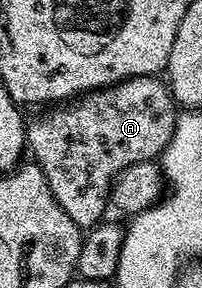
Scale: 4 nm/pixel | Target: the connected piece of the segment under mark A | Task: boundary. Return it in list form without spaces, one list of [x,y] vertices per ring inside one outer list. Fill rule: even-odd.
[[[161,77],[126,78],[115,86],[92,90],[65,104],[43,109],[39,118],[29,119],[26,144],[29,153],[34,153],[31,154],[33,161],[44,172],[60,208],[72,216],[76,225],[89,228],[97,226],[107,217],[110,189],[114,187],[120,172],[124,172],[124,168],[132,168],[132,164],[153,162],[161,156],[174,132],[179,113],[169,85]]]

